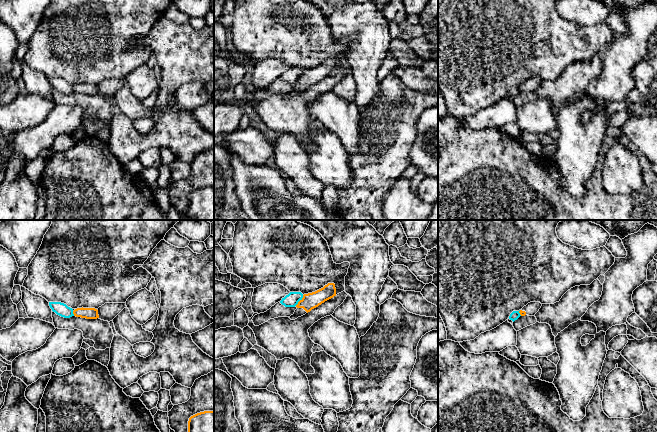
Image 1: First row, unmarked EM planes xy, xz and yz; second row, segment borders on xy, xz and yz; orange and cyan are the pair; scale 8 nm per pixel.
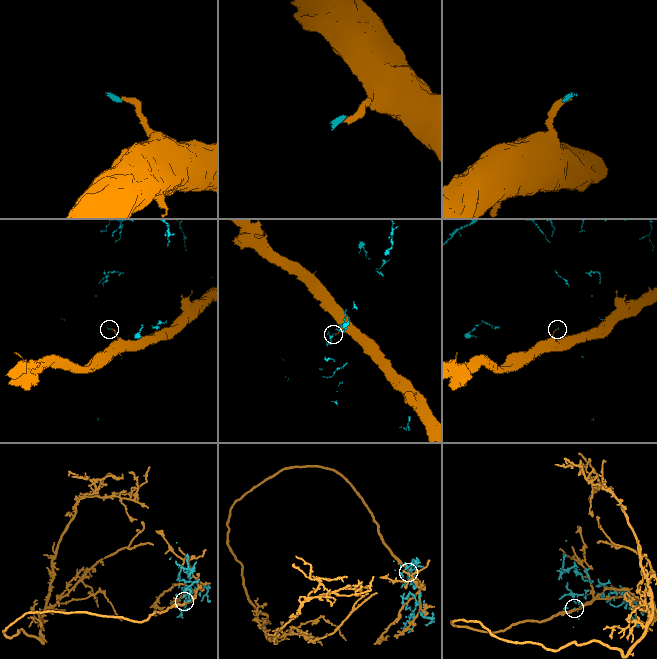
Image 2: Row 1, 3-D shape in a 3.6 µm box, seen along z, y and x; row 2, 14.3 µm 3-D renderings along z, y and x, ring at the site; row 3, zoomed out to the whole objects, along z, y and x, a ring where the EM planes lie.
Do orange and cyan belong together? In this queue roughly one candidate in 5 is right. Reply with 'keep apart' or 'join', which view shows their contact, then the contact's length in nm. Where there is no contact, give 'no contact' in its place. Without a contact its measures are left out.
keep apart | xz | 110 nm

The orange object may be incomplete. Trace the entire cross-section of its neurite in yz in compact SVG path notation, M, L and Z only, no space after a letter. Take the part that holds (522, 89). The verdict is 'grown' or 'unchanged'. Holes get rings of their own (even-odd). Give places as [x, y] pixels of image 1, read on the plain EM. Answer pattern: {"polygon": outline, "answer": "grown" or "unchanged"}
{"polygon": "M530 78L526 82L524 82L520 87L521 92L535 92L535 90L539 87L542 80L540 78Z", "answer": "grown"}

